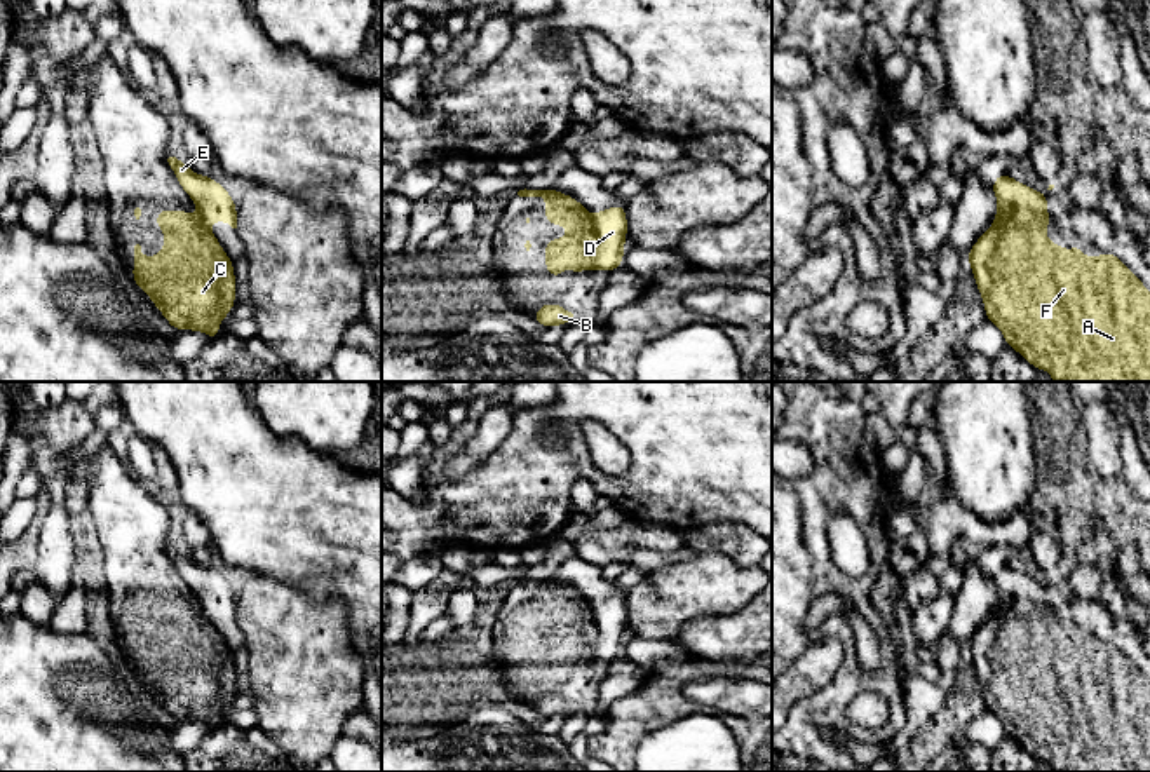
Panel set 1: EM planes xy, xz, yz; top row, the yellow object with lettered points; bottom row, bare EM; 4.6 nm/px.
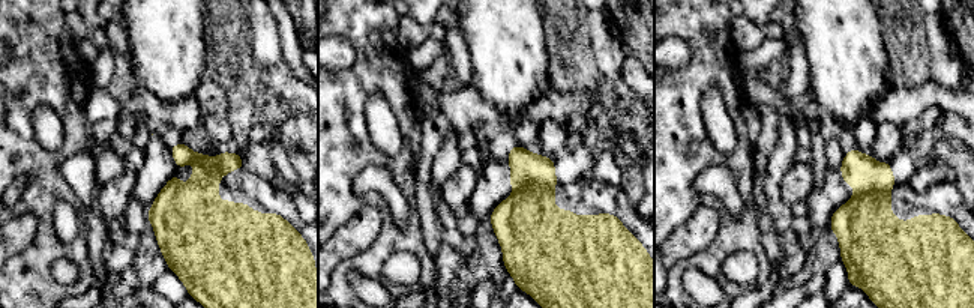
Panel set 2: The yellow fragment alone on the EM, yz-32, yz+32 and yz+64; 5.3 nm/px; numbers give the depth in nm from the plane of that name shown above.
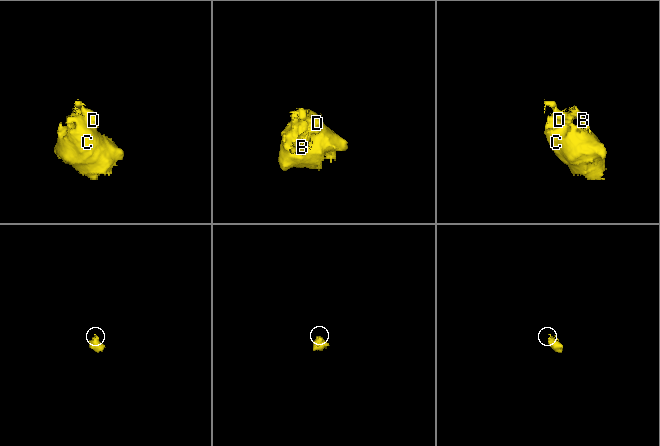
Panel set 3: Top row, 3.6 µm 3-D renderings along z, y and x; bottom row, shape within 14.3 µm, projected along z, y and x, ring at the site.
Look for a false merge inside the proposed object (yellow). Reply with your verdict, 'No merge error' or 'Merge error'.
Merge error

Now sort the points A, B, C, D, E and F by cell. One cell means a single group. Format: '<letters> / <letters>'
A B C F / D E

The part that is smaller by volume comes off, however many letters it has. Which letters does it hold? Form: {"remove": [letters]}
{"remove": ["D", "E"]}

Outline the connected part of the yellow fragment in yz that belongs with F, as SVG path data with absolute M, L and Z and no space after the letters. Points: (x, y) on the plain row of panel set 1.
M1014 599L974 633L967 645L986 709L1004 725L1007 737L1033 758L1045 760L1054 772L1150 772L1150 681L1120 648L1112 643L1084 647L1082 636L1063 640L1047 631L1047 603Z

